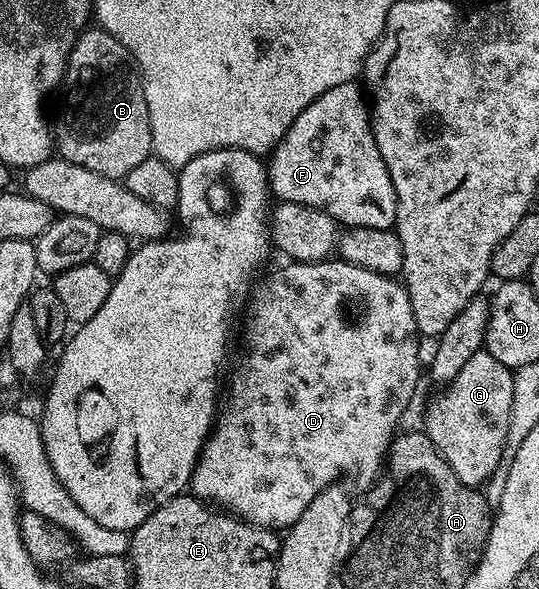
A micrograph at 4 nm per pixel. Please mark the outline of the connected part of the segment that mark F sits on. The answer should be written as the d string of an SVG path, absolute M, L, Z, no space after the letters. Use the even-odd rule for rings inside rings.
M355 81L341 83L341 87L333 87L333 91L325 91L325 95L313 99L313 103L309 103L309 107L305 107L305 111L293 119L289 131L285 131L283 138L271 150L266 166L267 184L279 201L317 207L343 227L389 229L394 226L397 195L393 191L393 179L389 179L385 159L381 159L381 151L377 151L377 139L371 130L368 98Z

